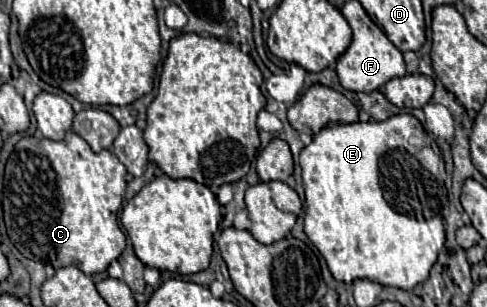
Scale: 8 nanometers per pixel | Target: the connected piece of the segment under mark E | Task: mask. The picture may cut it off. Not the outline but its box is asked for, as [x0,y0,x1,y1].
[299,113,445,289]

